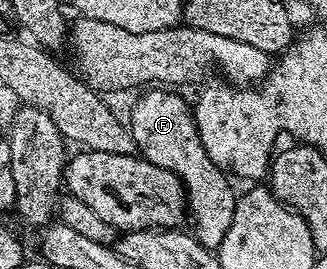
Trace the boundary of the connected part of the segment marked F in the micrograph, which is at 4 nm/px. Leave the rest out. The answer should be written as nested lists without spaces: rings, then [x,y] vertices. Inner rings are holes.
[[[153,87],[146,90],[131,111],[129,128],[135,148],[144,160],[173,171],[183,181],[187,192],[188,212],[194,225],[193,236],[205,248],[218,250],[225,232],[233,221],[233,211],[238,201],[229,180],[230,176],[209,159],[196,129],[190,104],[169,89]]]

